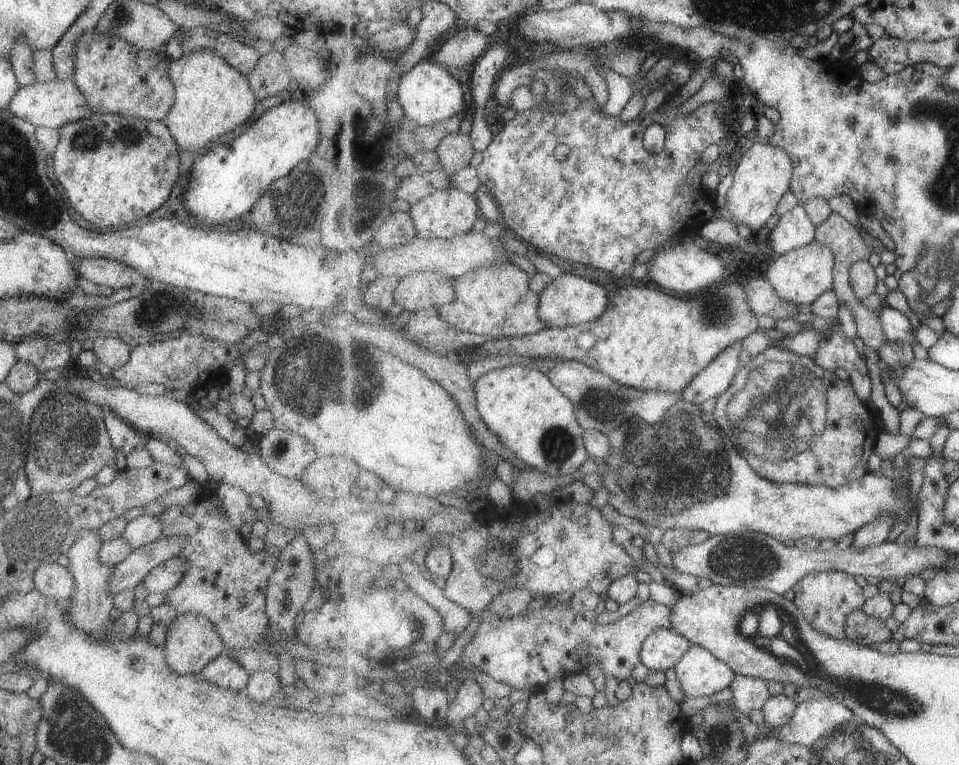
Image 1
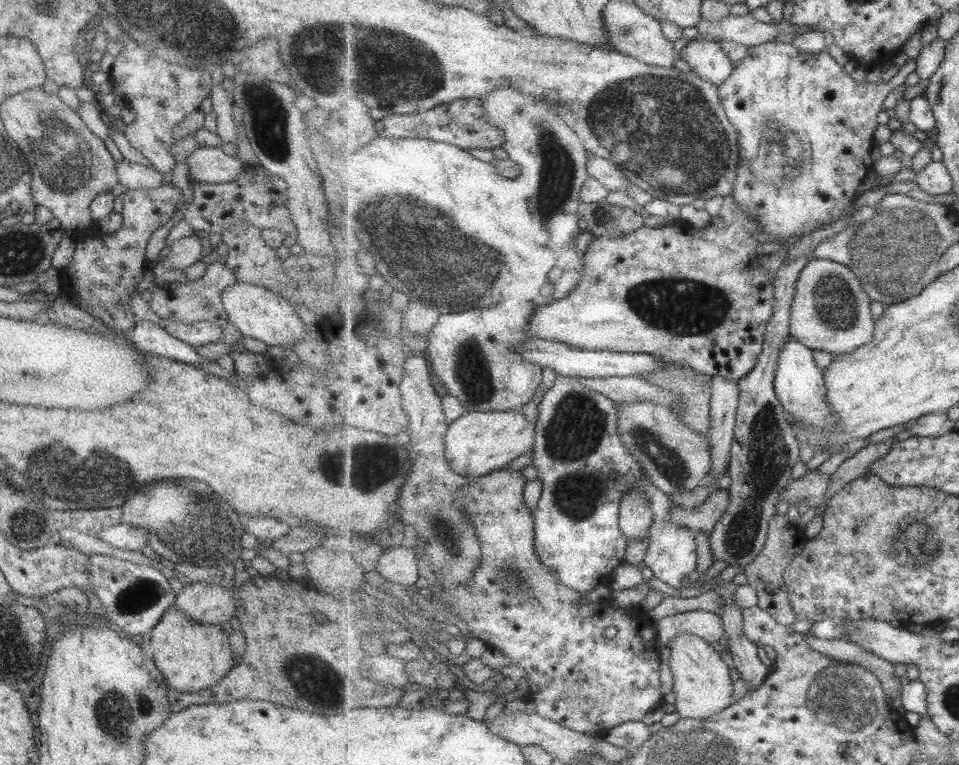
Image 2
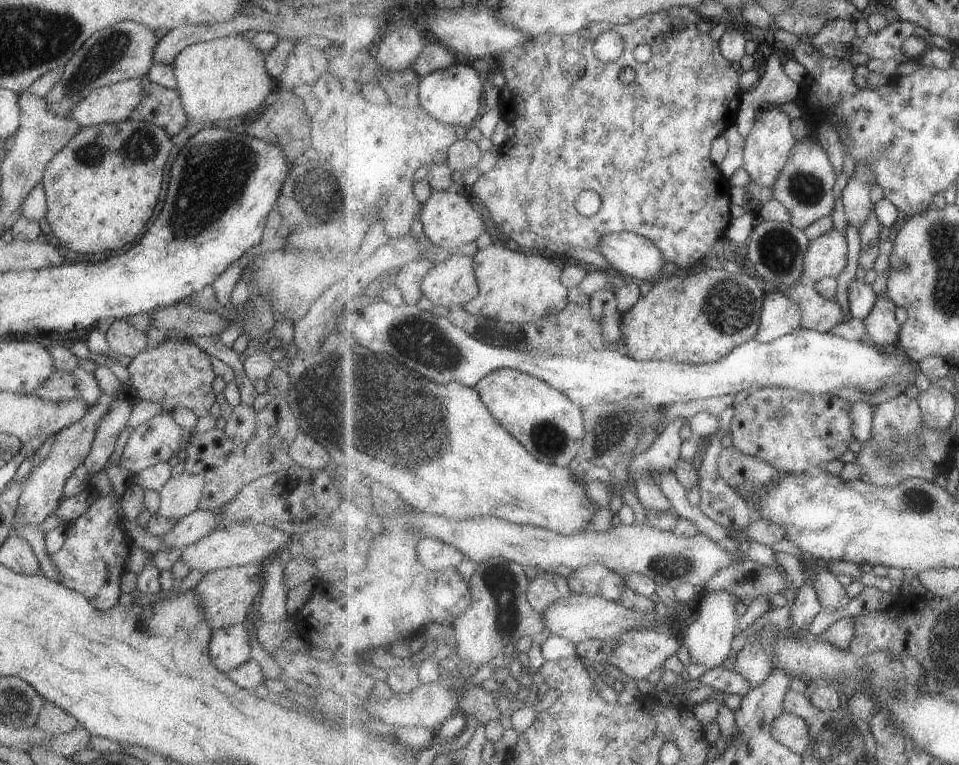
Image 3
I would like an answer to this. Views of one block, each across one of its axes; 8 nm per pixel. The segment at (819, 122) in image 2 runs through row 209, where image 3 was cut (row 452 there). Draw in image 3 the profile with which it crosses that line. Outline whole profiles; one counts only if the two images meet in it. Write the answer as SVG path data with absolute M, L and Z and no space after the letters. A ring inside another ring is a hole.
M766 386L765 389L754 390L741 403L733 407L727 443L732 443L743 454L763 458L771 462L783 473L815 473L820 471L821 464L838 461L849 451L853 436L853 420L851 410L854 402L847 402L832 393L801 393L800 390L776 389Z

